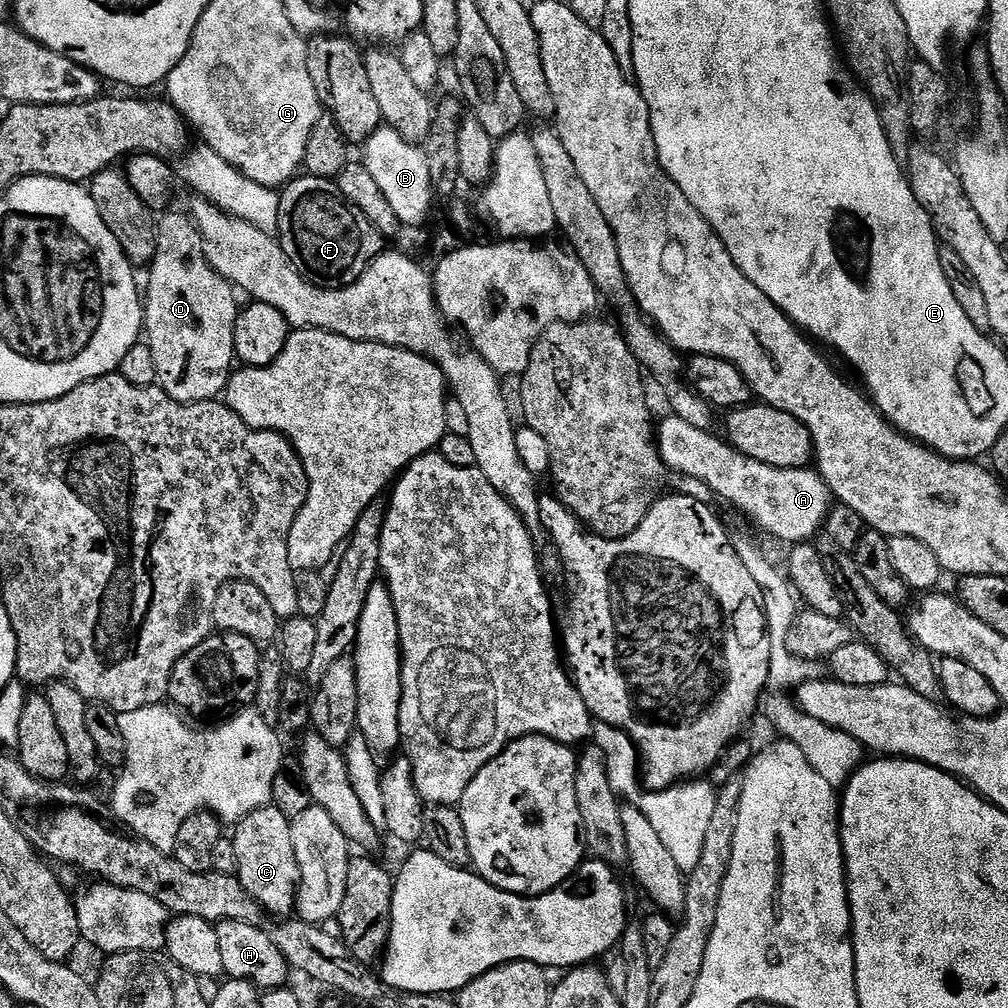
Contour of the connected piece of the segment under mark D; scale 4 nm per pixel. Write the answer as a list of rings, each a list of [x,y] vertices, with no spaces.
[[[172,212],[159,217],[156,256],[150,271],[142,300],[143,331],[153,351],[158,387],[180,404],[216,400],[219,392],[221,395],[229,387],[233,375],[238,305],[232,293],[233,285],[210,266],[200,231],[185,213],[183,216]]]

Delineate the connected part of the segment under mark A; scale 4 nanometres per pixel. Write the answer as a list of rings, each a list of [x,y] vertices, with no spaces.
[[[671,414],[665,415],[664,421],[659,421],[655,429],[656,449],[660,452],[662,462],[673,473],[680,476],[698,478],[712,491],[713,497],[733,504],[744,515],[749,516],[764,532],[769,532],[776,540],[785,540],[785,545],[802,544],[813,539],[815,532],[819,533],[824,527],[824,519],[834,497],[828,491],[828,483],[821,478],[819,471],[807,468],[775,468],[766,466],[746,454],[742,454],[728,443],[727,439],[715,436],[715,431],[690,426],[690,422],[682,422],[682,418]]]

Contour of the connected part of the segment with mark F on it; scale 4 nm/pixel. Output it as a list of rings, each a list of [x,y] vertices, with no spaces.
[[[307,174],[297,175],[283,185],[276,232],[286,258],[290,258],[290,262],[308,279],[309,284],[317,284],[319,288],[345,288],[356,284],[386,248],[384,235],[370,226],[370,218],[366,218],[366,214],[353,209],[335,182]]]

